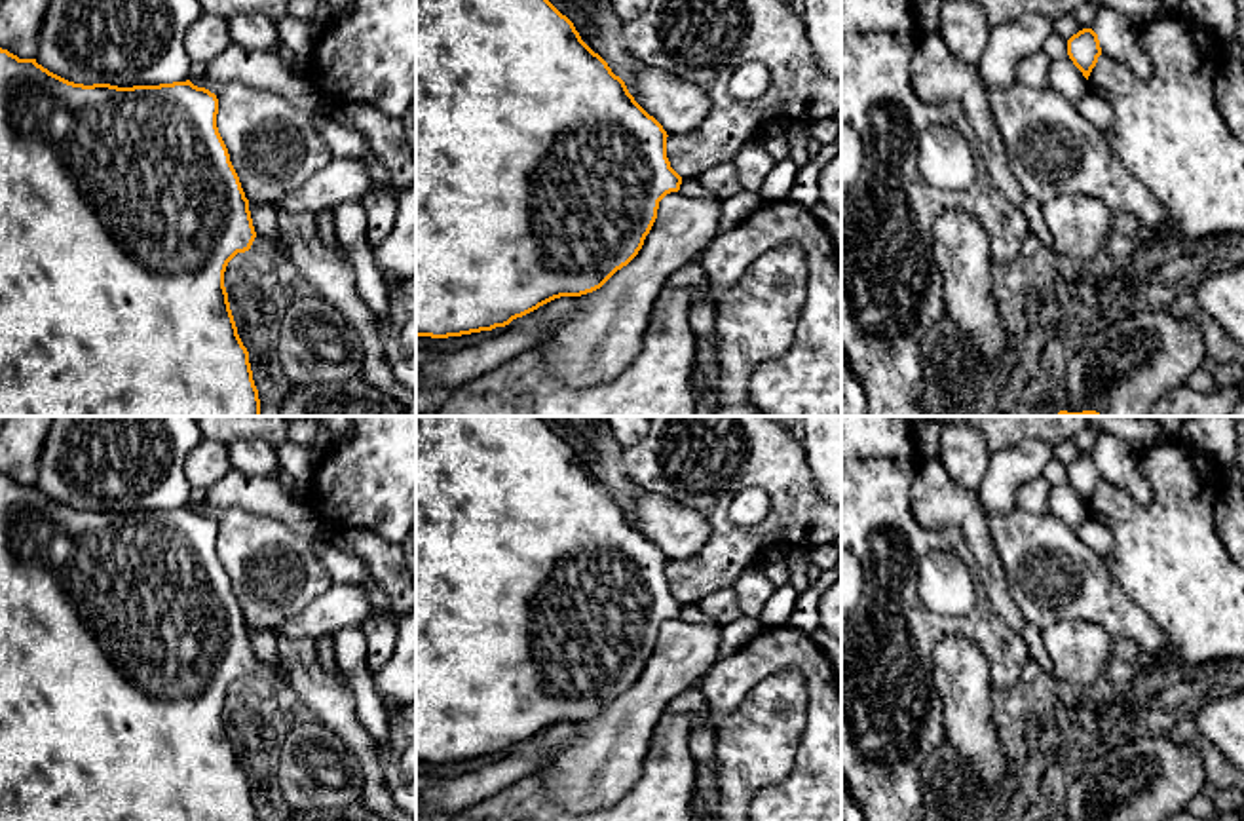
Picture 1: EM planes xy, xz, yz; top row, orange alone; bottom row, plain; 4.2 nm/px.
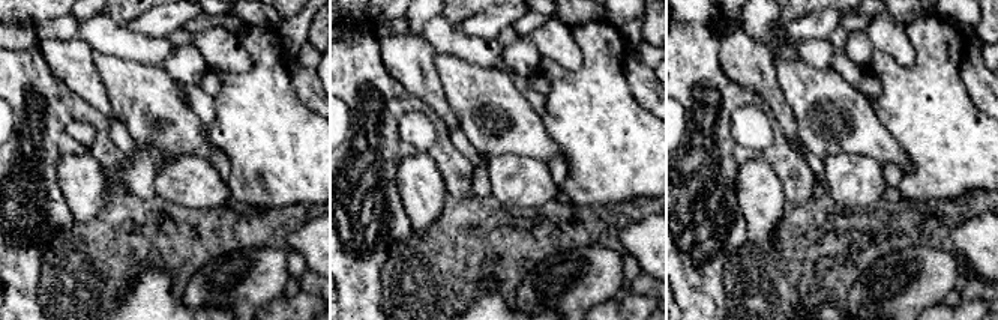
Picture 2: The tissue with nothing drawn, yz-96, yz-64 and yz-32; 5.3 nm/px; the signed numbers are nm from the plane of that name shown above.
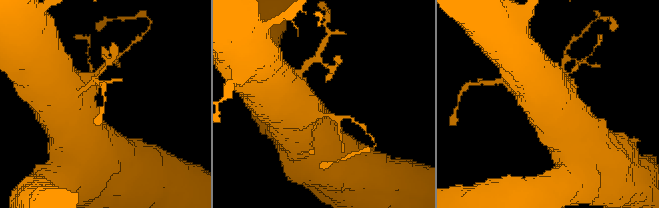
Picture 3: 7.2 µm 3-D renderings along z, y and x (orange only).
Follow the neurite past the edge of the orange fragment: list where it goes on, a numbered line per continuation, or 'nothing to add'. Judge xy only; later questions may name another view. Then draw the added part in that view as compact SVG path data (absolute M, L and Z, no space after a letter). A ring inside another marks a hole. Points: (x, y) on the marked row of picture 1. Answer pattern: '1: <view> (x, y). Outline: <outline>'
1: xy (261, 244). Outline: M256 236L251 247L268 253L272 258L281 258L283 260L281 251L272 241L268 241L264 238Z

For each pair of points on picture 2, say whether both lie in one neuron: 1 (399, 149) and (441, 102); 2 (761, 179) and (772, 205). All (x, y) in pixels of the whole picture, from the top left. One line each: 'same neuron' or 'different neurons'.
1: different neurons
2: same neuron

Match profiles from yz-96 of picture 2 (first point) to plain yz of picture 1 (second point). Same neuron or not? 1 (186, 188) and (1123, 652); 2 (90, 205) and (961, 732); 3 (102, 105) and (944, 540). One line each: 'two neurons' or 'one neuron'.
1: two neurons
2: one neuron
3: two neurons

